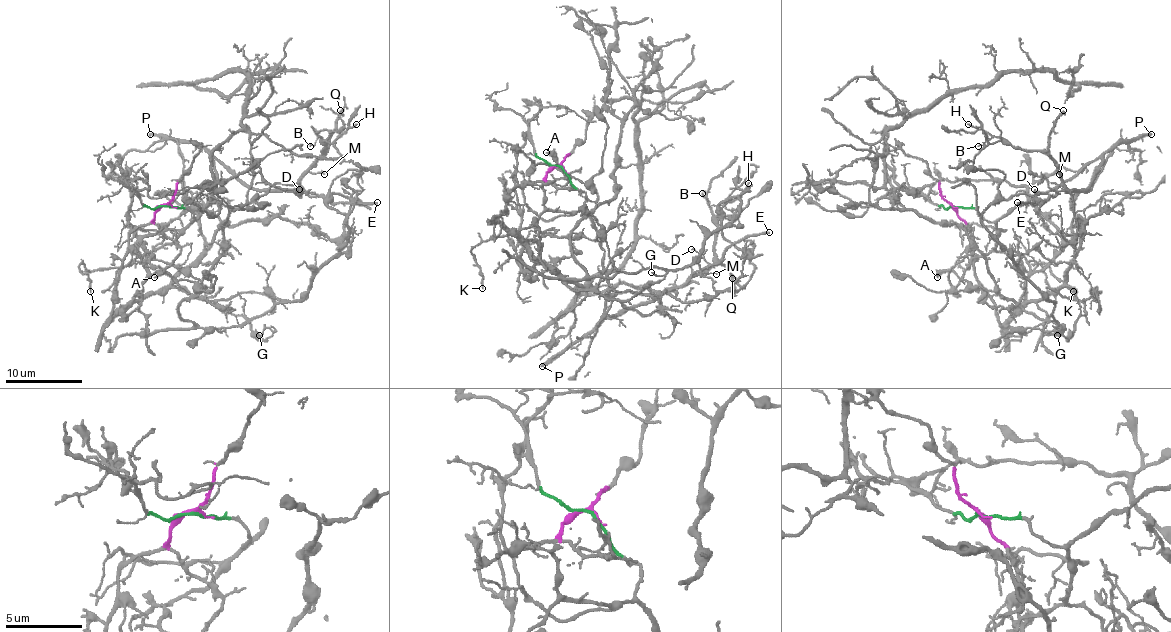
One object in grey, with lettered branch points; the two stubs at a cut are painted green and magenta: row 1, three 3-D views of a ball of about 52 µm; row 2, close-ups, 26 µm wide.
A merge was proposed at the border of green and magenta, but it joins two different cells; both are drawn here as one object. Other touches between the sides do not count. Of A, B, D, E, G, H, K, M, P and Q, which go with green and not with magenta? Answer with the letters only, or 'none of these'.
B, D, E, H, K, M, P, Q

